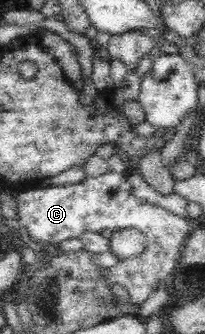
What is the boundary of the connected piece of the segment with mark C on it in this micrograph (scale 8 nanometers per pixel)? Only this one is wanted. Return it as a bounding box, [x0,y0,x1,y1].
[16,167,189,302]

